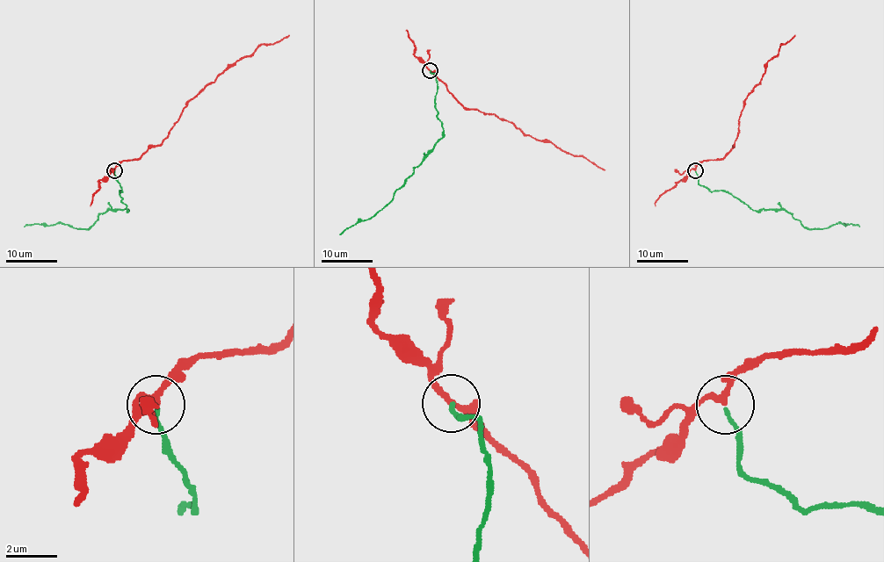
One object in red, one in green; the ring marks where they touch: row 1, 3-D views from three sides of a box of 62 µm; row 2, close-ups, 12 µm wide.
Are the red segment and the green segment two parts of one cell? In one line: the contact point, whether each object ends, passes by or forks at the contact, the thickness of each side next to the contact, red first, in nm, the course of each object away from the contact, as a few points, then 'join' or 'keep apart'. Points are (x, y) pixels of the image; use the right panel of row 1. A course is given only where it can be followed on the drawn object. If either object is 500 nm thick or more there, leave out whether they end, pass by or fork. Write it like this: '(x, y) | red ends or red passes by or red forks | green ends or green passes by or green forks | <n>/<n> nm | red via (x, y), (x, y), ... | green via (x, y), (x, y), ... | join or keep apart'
(695, 170) | red passes by | green ends | 200/140 nm | red via (696, 170), (703, 161), (720, 161), (733, 147), (746, 97), (781, 44), (795, 35) | green via (696, 170), (699, 183), (710, 190), (725, 190), (752, 209), (785, 209), (807, 227), (859, 226) | keep apart

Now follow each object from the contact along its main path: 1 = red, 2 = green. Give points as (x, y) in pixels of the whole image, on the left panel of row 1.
1: (114, 170), (123, 161), (138, 161), (160, 143), (188, 102), (224, 71), (262, 44), (278, 43), (289, 35)
2: (114, 170), (127, 211), (108, 209), (90, 227), (78, 229), (60, 224), (24, 226)

